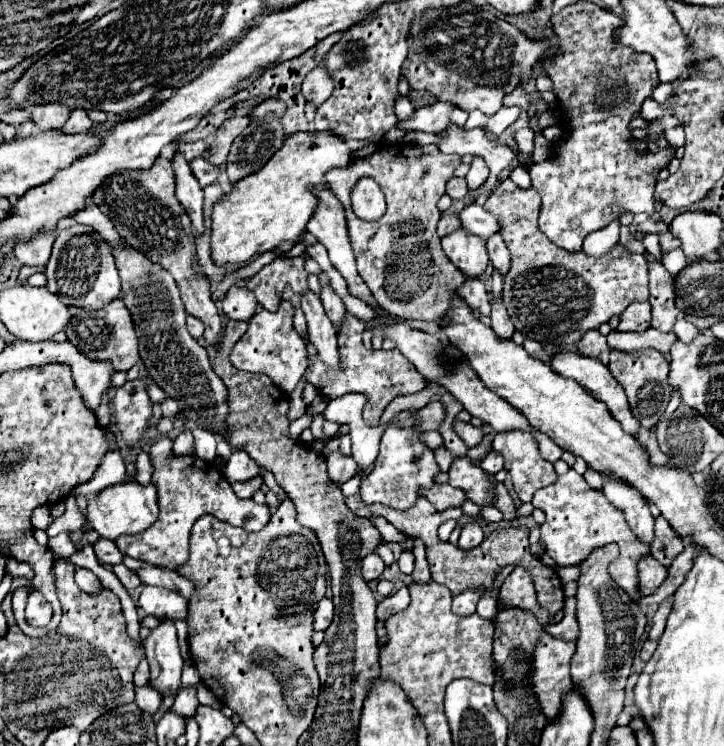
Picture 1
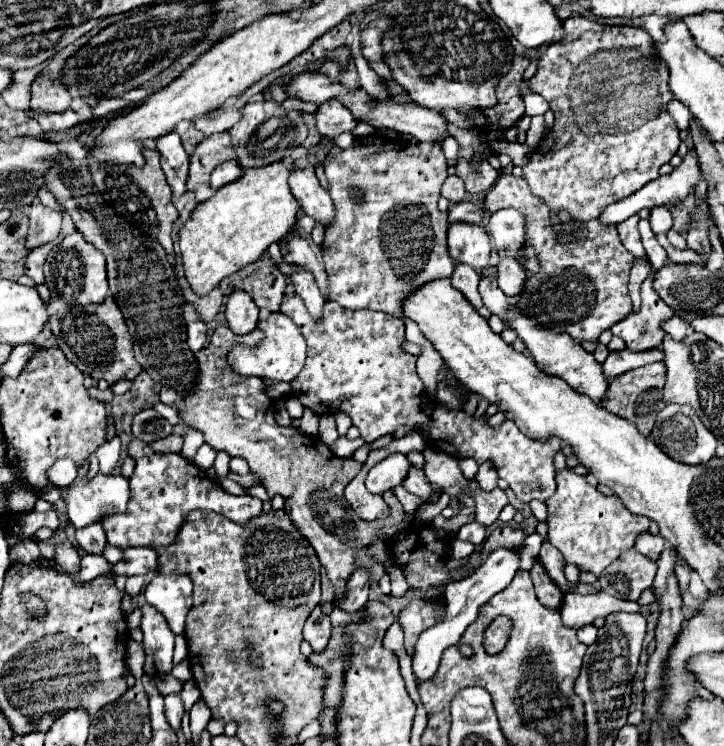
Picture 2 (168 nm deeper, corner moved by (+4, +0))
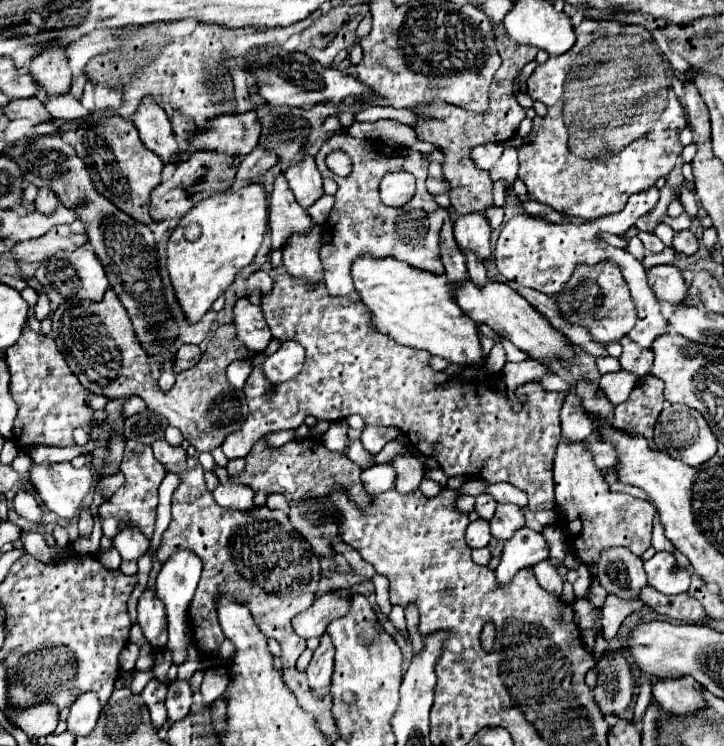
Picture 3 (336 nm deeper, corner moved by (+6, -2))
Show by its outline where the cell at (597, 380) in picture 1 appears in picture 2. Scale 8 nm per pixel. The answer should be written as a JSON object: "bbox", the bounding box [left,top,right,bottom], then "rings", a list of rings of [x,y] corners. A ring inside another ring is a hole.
{"bbox":[505,304,607,402],"rings":[[[509,304],[509,312],[505,316],[505,324],[507,324],[507,328],[513,328],[517,332],[517,338],[523,340],[527,350],[533,354],[535,364],[545,374],[563,378],[571,388],[587,394],[595,402],[599,402],[605,396],[607,378],[603,376],[603,368],[593,358],[593,354],[583,350],[583,346],[577,340],[573,340],[565,332],[551,332],[551,328],[543,328],[543,324],[535,324],[535,320],[531,320],[529,316],[523,316],[523,312],[519,312],[519,308],[515,308],[515,304]]]}

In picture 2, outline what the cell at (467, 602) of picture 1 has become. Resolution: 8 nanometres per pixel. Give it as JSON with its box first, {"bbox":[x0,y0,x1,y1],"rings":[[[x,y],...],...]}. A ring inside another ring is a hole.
{"bbox":[413,550,521,684],"rings":[[[495,550],[489,554],[489,558],[467,578],[459,580],[459,582],[449,582],[445,588],[445,600],[447,600],[447,616],[435,624],[433,628],[427,628],[419,640],[415,642],[415,650],[413,650],[413,676],[417,680],[417,684],[423,684],[427,680],[431,680],[431,676],[435,676],[437,668],[439,668],[439,660],[441,654],[445,652],[445,648],[453,646],[459,642],[459,638],[463,636],[465,628],[477,618],[479,606],[485,604],[487,600],[491,600],[495,594],[499,594],[503,588],[507,588],[515,576],[515,572],[519,570],[519,558],[521,552],[515,550]]]}

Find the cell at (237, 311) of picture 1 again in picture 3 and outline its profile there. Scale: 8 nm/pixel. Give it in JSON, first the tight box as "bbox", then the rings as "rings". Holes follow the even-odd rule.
{"bbox":[233,298,271,352],"rings":[[[239,298],[235,302],[233,324],[237,328],[237,340],[243,346],[249,346],[253,352],[261,352],[271,340],[271,332],[265,324],[261,308],[251,304],[247,298]]]}

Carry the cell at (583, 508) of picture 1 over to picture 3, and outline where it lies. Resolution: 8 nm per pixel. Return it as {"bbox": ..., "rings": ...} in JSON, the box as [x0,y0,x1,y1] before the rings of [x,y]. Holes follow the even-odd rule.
{"bbox":[553,438,655,564],"rings":[[[561,438],[553,464],[553,476],[555,506],[565,522],[561,522],[561,528],[565,530],[571,552],[579,556],[583,564],[597,564],[601,552],[611,546],[625,546],[637,556],[641,556],[651,546],[655,508],[647,500],[633,498],[629,494],[609,492],[601,470],[593,466],[593,458],[583,448],[583,442],[569,444],[565,438]]]}

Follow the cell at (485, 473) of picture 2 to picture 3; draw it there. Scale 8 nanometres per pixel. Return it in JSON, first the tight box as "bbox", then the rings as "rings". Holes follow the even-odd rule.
{"bbox":[475,492,497,520],"rings":[[[483,492],[481,496],[477,496],[477,504],[475,504],[475,512],[479,514],[479,518],[487,520],[487,518],[493,518],[493,514],[495,514],[495,506],[497,506],[495,498],[493,498],[491,494]]]}

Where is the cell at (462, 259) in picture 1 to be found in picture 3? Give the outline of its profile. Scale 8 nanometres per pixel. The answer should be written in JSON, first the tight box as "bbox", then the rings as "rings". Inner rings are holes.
{"bbox":[453,212,491,260],"rings":[[[471,212],[471,214],[459,216],[453,228],[455,228],[455,242],[463,254],[473,252],[483,260],[489,258],[491,228],[489,228],[489,222],[485,220],[483,214]]]}

